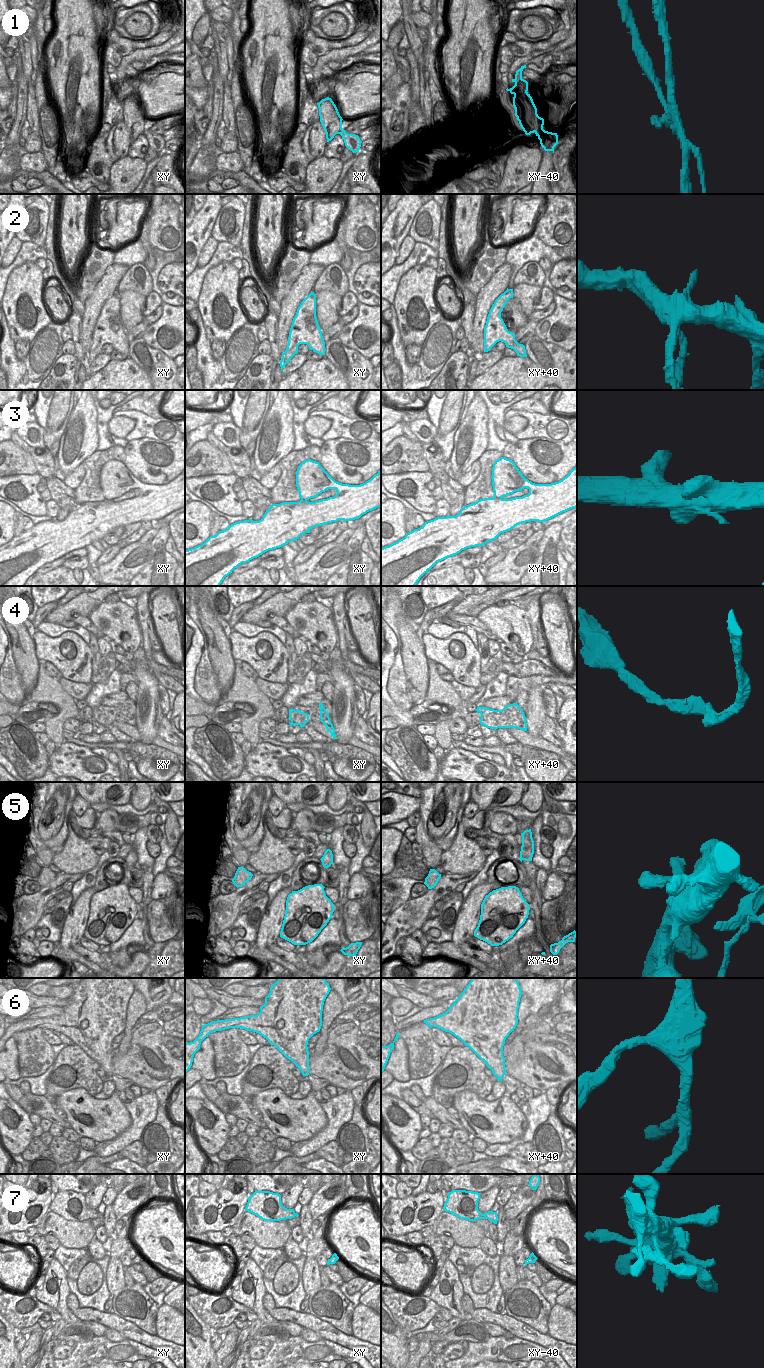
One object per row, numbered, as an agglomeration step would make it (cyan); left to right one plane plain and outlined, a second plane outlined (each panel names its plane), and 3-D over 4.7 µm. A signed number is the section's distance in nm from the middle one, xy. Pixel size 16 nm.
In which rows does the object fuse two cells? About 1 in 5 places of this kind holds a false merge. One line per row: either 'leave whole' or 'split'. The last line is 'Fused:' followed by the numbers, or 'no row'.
1: split
2: leave whole
3: leave whole
4: leave whole
5: leave whole
6: leave whole
7: leave whole
Fused: 1

